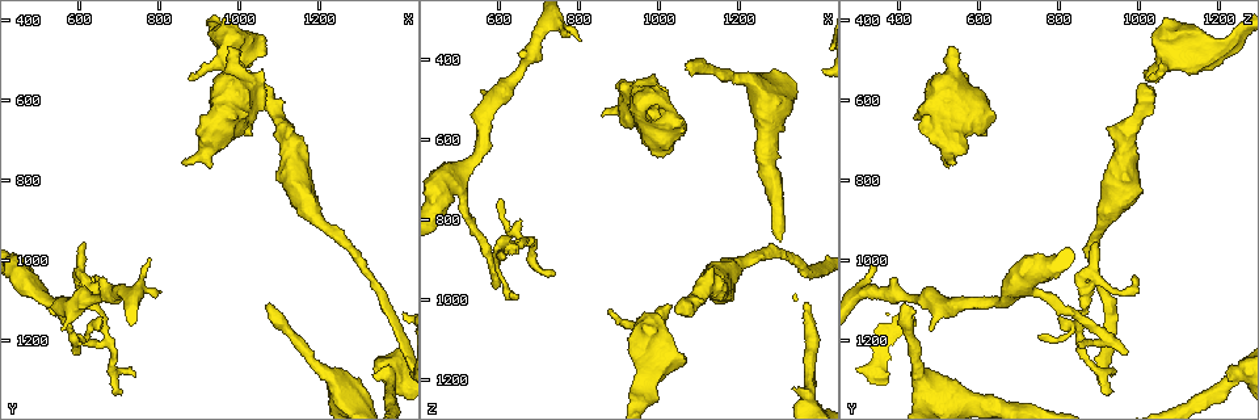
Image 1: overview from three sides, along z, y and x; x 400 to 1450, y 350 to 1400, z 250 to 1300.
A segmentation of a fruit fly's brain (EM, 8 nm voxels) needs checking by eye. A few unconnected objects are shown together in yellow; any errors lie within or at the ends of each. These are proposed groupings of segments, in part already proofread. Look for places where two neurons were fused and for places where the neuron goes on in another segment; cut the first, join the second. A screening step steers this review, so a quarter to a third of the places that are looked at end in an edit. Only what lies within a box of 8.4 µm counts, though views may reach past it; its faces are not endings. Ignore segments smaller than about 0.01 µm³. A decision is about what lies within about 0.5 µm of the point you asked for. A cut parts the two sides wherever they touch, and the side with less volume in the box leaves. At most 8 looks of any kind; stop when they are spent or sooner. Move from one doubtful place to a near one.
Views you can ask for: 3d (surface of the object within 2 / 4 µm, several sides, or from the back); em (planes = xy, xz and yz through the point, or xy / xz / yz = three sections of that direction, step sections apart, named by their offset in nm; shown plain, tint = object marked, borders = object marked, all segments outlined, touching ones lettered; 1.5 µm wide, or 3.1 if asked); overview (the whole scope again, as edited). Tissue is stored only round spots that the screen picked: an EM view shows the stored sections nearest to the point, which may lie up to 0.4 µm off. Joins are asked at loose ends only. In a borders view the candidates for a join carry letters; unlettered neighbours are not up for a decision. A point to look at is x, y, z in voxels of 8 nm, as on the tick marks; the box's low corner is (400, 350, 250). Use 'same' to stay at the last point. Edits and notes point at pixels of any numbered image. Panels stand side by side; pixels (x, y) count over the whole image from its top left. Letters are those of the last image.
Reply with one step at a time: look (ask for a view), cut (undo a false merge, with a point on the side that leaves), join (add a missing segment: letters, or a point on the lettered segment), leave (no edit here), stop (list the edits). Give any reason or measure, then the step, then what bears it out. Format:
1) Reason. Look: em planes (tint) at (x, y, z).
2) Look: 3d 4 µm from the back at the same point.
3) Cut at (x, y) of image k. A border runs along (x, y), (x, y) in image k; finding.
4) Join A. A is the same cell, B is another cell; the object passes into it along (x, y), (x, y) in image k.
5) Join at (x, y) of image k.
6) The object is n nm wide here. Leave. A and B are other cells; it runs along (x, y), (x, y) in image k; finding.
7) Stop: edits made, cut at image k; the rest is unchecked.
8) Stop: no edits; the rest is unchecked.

Sharp bend. Look: 3d 4 µm from the back at (655, 1215, 860).

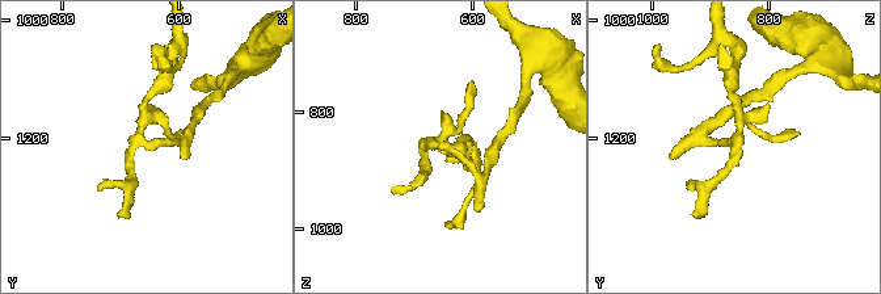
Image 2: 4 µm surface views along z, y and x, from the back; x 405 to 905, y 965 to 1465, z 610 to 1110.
Look: em xz step 4 (borders) at (660, 1210, 860).

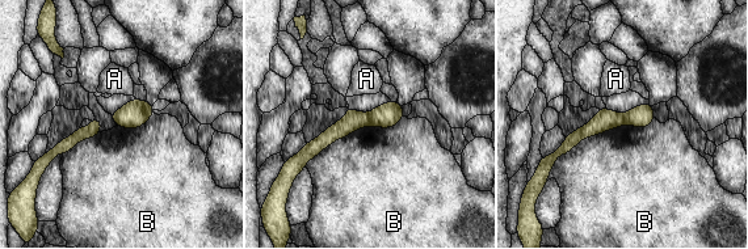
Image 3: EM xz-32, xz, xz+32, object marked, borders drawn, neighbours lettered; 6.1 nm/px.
Cut at (386, 115) of image 3. A and B are other cells; a border runs along (368, 113), (370, 125) in image 3; two neurons meet here.

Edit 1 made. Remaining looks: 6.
Look: overview.

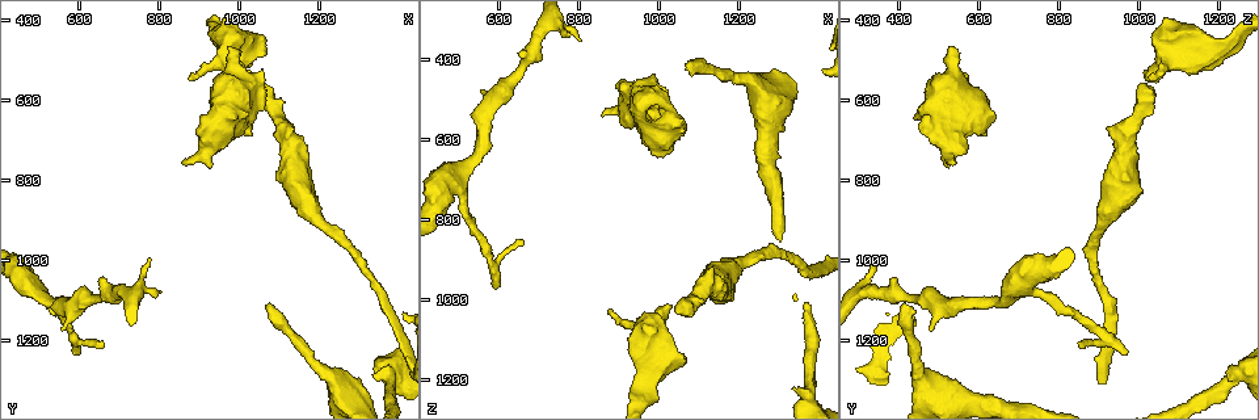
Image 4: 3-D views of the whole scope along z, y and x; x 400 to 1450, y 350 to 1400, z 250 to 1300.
An open end. Look: em yz step 8 (tint) at (970, 460, 530).

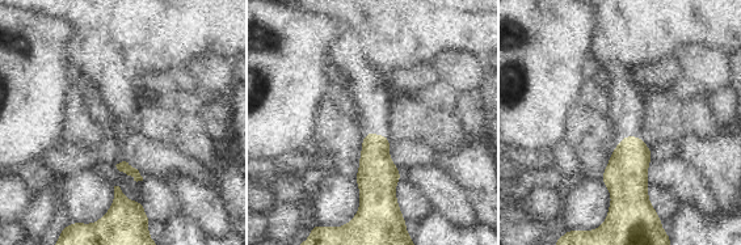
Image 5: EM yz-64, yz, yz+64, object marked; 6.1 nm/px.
Another direction. Look: em xz step 8 (tint) at the same point.

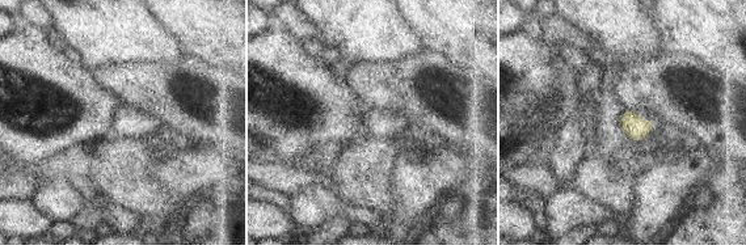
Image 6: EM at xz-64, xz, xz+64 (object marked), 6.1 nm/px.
Look: em xz step 8 (borders) at the same point.

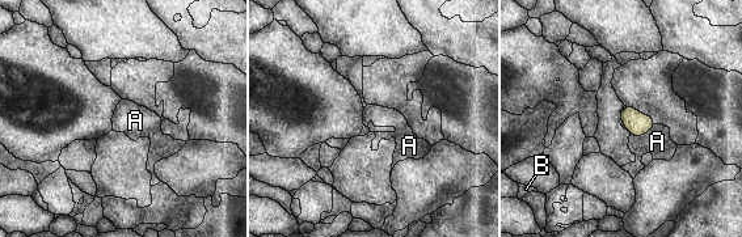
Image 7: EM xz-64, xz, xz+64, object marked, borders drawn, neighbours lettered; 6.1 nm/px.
Join A. A is the same cell, B is another cell; it goes on there.

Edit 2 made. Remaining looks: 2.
Stop: edits made, cut at image 3, join at image 7; the rest is unchecked.

